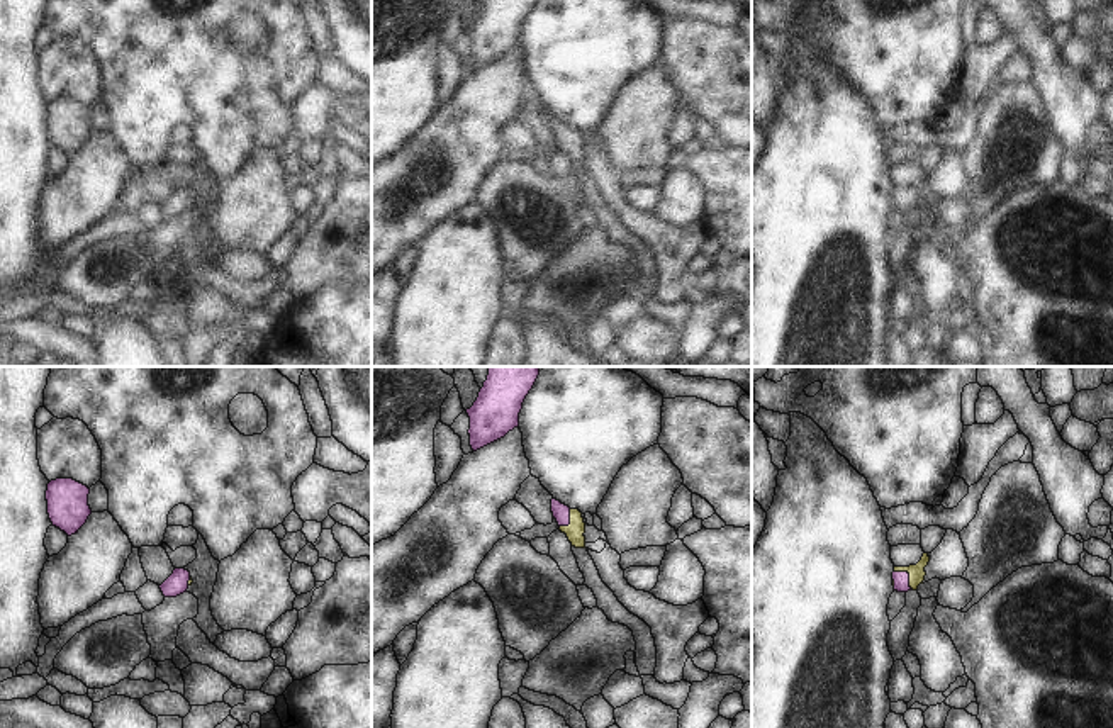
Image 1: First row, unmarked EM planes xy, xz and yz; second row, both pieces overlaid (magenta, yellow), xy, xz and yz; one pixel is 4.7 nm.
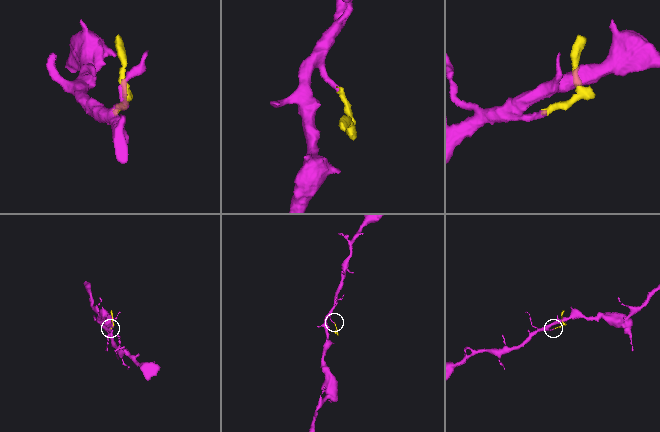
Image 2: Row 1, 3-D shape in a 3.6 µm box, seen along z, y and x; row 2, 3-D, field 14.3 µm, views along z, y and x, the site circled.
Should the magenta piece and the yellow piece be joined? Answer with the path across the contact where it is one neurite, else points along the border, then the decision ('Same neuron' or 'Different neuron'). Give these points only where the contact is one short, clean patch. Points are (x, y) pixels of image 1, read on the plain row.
Path across: yz (901, 199), (908, 194), (917, 192). Same neuron

